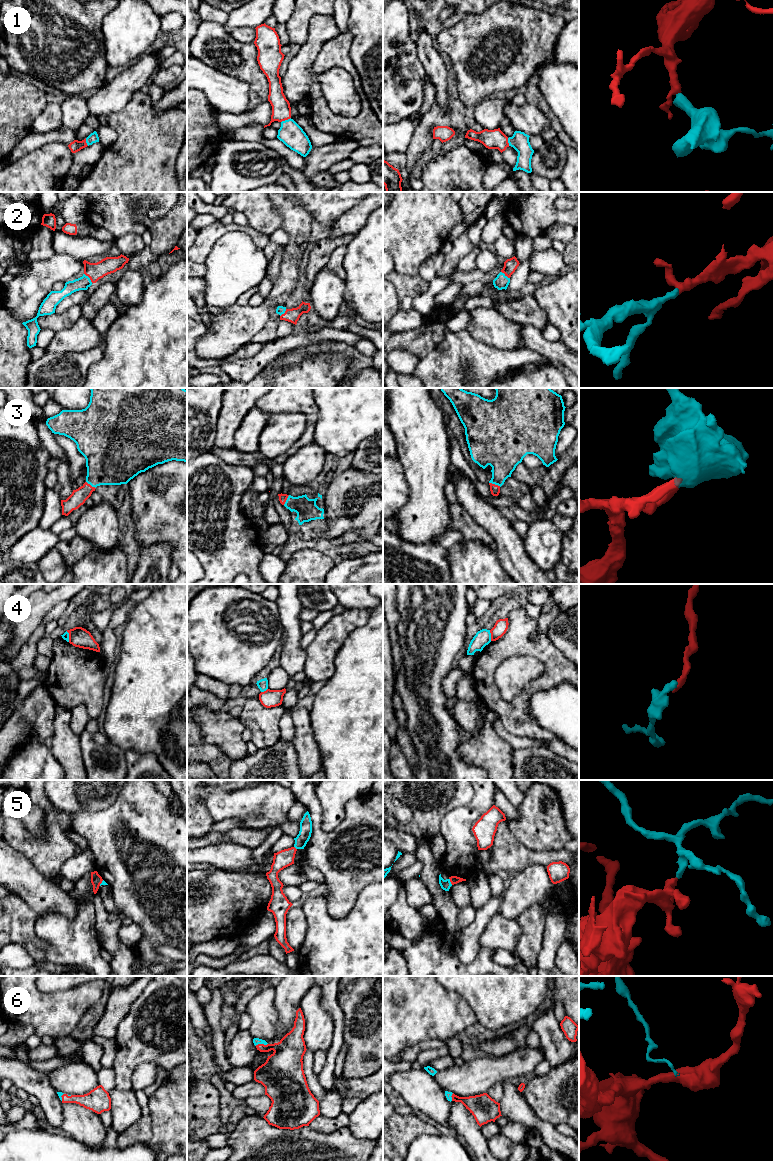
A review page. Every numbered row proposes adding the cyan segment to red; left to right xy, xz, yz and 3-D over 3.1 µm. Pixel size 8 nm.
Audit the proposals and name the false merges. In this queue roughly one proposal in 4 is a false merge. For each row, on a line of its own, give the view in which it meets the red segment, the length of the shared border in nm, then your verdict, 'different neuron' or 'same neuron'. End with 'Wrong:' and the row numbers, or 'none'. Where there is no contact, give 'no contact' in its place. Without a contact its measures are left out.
1: xz | 90 nm | same neuron
2: xy | 100 nm | same neuron
3: yz | 100 nm | same neuron
4: yz | 90 nm | different neuron
5: yz | 60 nm | different neuron
6: xz | 110 nm | same neuron
Wrong: 4, 5

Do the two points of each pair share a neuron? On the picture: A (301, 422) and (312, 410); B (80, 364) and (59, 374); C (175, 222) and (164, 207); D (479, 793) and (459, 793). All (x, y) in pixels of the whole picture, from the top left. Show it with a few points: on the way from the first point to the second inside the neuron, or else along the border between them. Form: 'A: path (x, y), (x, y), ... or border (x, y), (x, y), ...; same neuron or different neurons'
A: border (284, 412), (302, 412), (310, 419); different neurons
B: path (75, 366), (64, 374); same neuron
C: border (176, 202), (164, 215), (150, 220); different neurons
D: border (473, 790), (473, 796), (465, 804), (454, 808); different neurons

